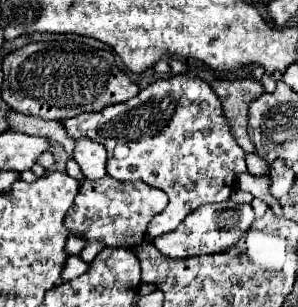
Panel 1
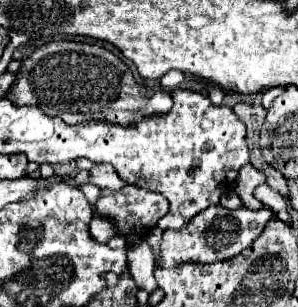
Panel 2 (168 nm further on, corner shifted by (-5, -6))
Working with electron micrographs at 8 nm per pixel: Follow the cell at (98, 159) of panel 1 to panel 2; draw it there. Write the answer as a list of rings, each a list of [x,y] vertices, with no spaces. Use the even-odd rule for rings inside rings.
[[[97,164],[97,168],[93,170],[81,170],[75,176],[75,184],[95,184],[99,188],[107,188],[111,192],[117,192],[121,188],[125,188],[123,180],[119,178],[119,174],[115,172],[115,168],[111,168],[111,164]]]

